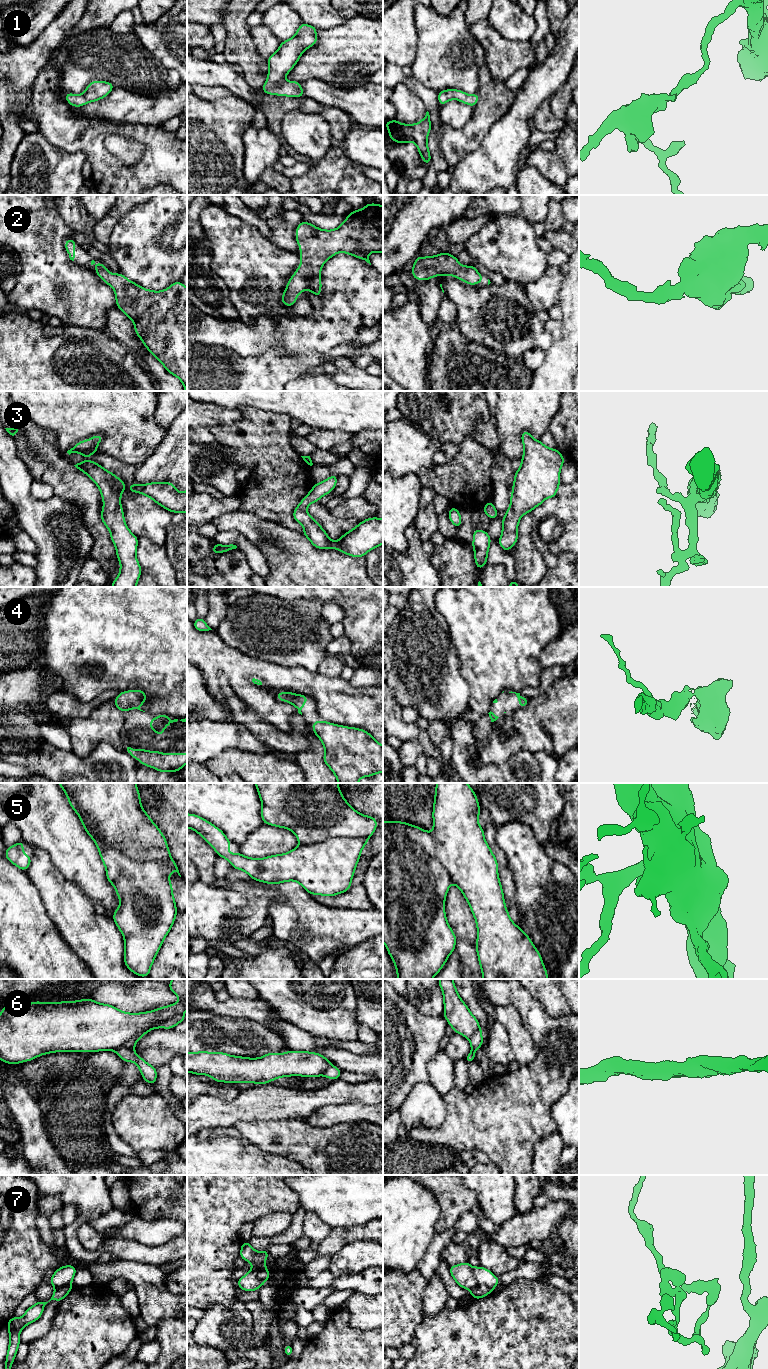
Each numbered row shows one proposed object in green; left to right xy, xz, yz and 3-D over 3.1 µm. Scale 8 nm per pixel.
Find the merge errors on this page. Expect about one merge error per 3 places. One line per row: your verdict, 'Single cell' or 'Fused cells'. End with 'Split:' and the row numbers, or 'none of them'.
1: Single cell
2: Single cell
3: Single cell
4: Single cell
5: Single cell
6: Fused cells
7: Fused cells
Split: 6, 7

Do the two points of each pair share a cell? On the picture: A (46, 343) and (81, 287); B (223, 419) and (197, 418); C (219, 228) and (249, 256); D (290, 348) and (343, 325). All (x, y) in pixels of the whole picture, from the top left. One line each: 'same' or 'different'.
A: different
B: same
C: same
D: same

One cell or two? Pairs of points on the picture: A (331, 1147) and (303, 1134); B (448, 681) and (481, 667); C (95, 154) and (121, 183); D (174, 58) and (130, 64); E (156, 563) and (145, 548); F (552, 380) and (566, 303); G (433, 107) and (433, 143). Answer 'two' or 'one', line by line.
A: one
B: two
C: one
D: two
E: one
F: one
G: one

